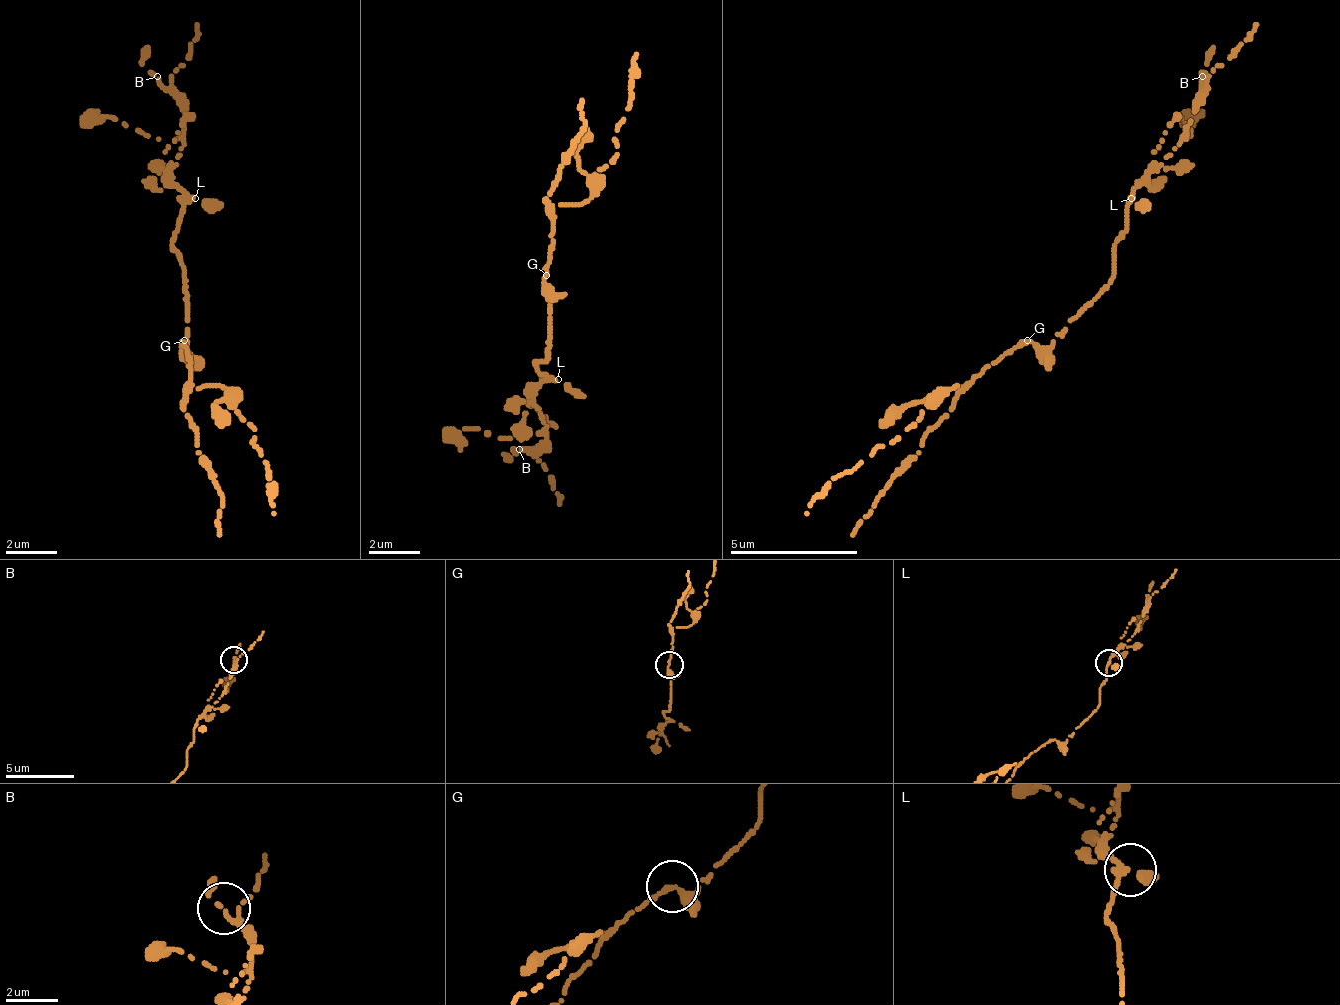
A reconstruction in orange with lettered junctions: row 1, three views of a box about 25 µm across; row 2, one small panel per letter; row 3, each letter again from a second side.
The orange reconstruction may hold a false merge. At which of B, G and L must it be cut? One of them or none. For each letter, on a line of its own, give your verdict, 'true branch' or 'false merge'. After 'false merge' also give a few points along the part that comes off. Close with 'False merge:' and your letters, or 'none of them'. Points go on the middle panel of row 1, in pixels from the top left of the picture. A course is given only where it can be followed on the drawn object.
B: true branch
G: true branch
L: true branch
False merge: none of them

